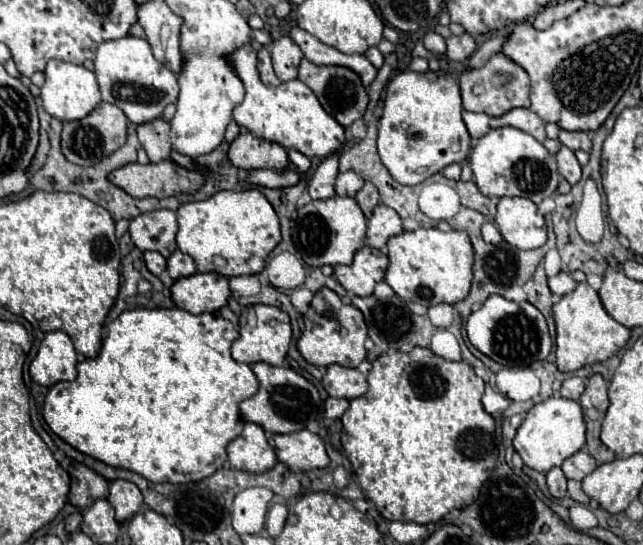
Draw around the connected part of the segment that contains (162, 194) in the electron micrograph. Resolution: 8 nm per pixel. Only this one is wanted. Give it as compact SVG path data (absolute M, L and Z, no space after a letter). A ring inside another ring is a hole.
M162 160L158 164L140 164L140 162L130 162L124 164L122 168L116 168L114 172L108 174L108 180L112 184L116 184L118 188L122 188L126 194L130 194L132 198L148 198L148 196L156 196L156 198L166 198L166 196L174 196L180 192L190 192L194 194L202 184L204 184L204 176L198 170L188 170L184 166L178 166L172 160Z

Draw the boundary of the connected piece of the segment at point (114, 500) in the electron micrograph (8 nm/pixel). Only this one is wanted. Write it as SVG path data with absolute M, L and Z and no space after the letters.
M114 480L114 482L110 482L108 502L114 506L118 522L124 522L124 520L132 518L140 510L144 500L142 500L142 494L140 494L140 490L138 490L138 486L134 482Z

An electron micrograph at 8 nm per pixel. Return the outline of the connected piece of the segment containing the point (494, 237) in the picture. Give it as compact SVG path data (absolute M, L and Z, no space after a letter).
M484 224L482 226L482 236L484 236L484 240L486 242L490 242L490 244L500 244L502 242L502 236L500 236L500 232L496 230L496 226L494 224Z

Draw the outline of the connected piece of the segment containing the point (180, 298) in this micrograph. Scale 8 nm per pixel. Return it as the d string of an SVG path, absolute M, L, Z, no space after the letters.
M198 272L186 278L178 278L170 292L174 304L190 314L216 312L218 308L226 306L230 296L228 278L216 272Z

